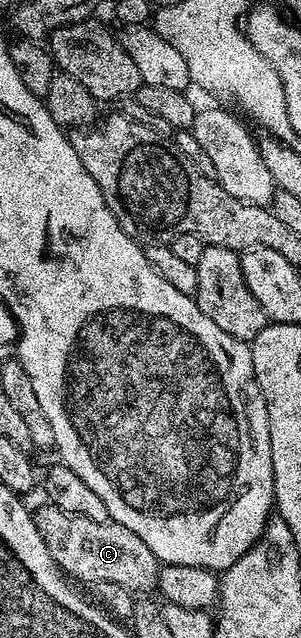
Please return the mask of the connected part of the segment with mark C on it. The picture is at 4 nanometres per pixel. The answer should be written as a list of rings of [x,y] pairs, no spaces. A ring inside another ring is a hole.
[[[43,504],[36,510],[34,523],[38,525],[52,560],[63,575],[69,576],[75,583],[120,584],[120,588],[128,588],[136,596],[157,591],[160,569],[158,557],[152,548],[148,548],[148,544],[144,544],[144,540],[140,540],[140,536],[136,536],[136,532],[132,532],[132,528],[124,528],[113,520],[88,520],[85,516],[75,516],[73,512],[64,512],[64,508],[49,504]]]

